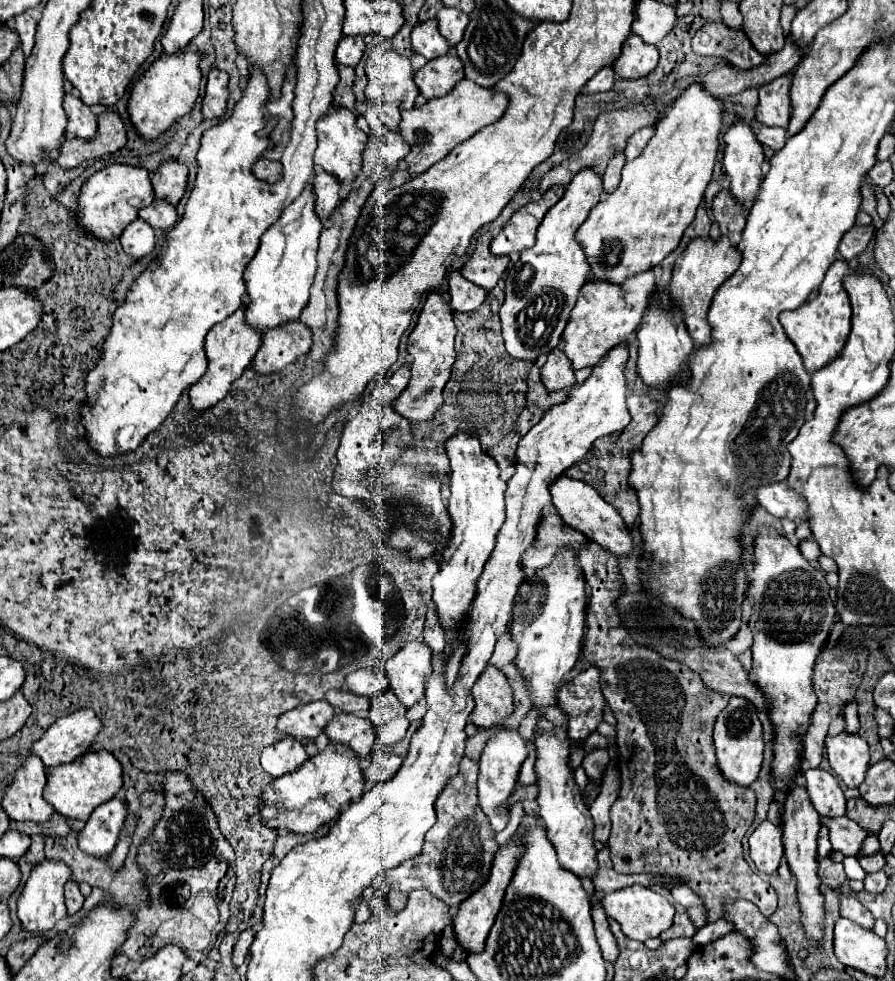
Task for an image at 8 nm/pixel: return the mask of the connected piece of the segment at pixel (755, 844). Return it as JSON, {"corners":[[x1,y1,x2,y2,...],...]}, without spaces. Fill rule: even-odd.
{"corners":[[762,821,750,835,750,857,758,871,776,873,782,859,782,827,772,821]]}

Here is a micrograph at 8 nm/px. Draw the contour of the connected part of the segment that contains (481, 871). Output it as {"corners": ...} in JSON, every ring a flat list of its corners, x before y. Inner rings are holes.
{"corners":[[464,759,462,765,466,767,466,771,460,771,458,777,464,779,464,785,462,787,446,785,446,789,440,791,440,797,436,799,438,819,434,827,426,833,420,855,386,873,390,889,406,893,414,889,426,889,432,895,440,897,440,901,444,901,448,907,458,907,486,881,494,853,498,851,498,843,494,839,494,831,488,825,488,817,484,817,478,805,478,797,470,795,476,785,478,763]]}

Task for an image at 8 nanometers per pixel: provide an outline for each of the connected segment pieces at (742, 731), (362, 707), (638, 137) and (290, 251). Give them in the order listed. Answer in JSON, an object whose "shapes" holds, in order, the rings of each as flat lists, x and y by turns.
{"shapes":[[[730,697,728,707,716,719,714,747,718,759,716,765,724,775,724,779,732,781,734,785,748,787,758,777,762,765,764,741,762,741,762,725,756,717,756,707,750,701,746,701,744,697]],[[340,689,340,691,328,691,328,693,326,693,326,701,328,701,334,709,340,709,340,711,344,711,344,713,368,717,370,699,366,699,366,697,358,697,358,695,354,695,354,693,348,693,348,691]],[[648,125,648,127,636,131,636,133,628,139,628,145,626,145,626,159,630,161,630,159,638,157,640,151,642,151,642,149,648,145,648,141,652,139,652,135,654,135,654,125]],[[312,181,302,189,300,197,284,209,282,217,260,239,260,249,250,261,244,279,248,289,246,321,262,331,280,323,300,317,310,297,310,287,316,275,316,253,322,221,316,213,316,197,312,193]]]}

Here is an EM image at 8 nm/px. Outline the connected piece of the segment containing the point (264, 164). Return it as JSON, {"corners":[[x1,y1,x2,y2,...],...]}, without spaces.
{"corners":[[258,159,256,165,252,167,256,177,268,183,274,183,282,178,282,165,280,161,270,161,270,159]]}

